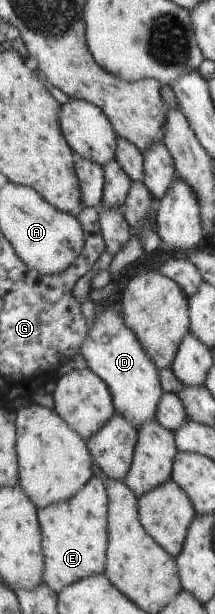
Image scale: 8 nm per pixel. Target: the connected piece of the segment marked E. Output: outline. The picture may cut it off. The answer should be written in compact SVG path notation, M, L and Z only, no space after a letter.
M94 474L70 500L37 509L37 519L42 533L43 580L50 590L59 593L69 584L105 572L108 544L107 514L106 486L104 480Z

